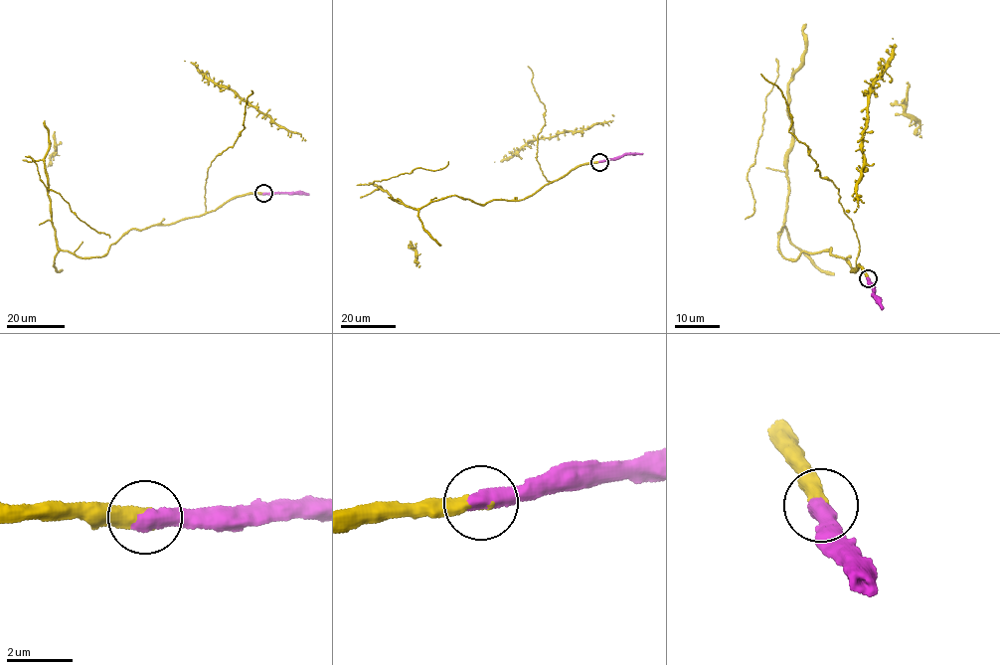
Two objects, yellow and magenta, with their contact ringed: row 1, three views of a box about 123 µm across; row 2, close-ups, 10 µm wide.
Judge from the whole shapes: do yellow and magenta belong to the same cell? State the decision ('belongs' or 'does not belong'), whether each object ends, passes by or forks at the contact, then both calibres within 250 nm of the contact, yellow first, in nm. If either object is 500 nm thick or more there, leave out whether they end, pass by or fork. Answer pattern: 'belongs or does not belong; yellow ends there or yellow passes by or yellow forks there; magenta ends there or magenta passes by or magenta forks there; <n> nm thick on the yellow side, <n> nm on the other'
belongs; 440 nm thick on the yellow side, 600 nm on the other

